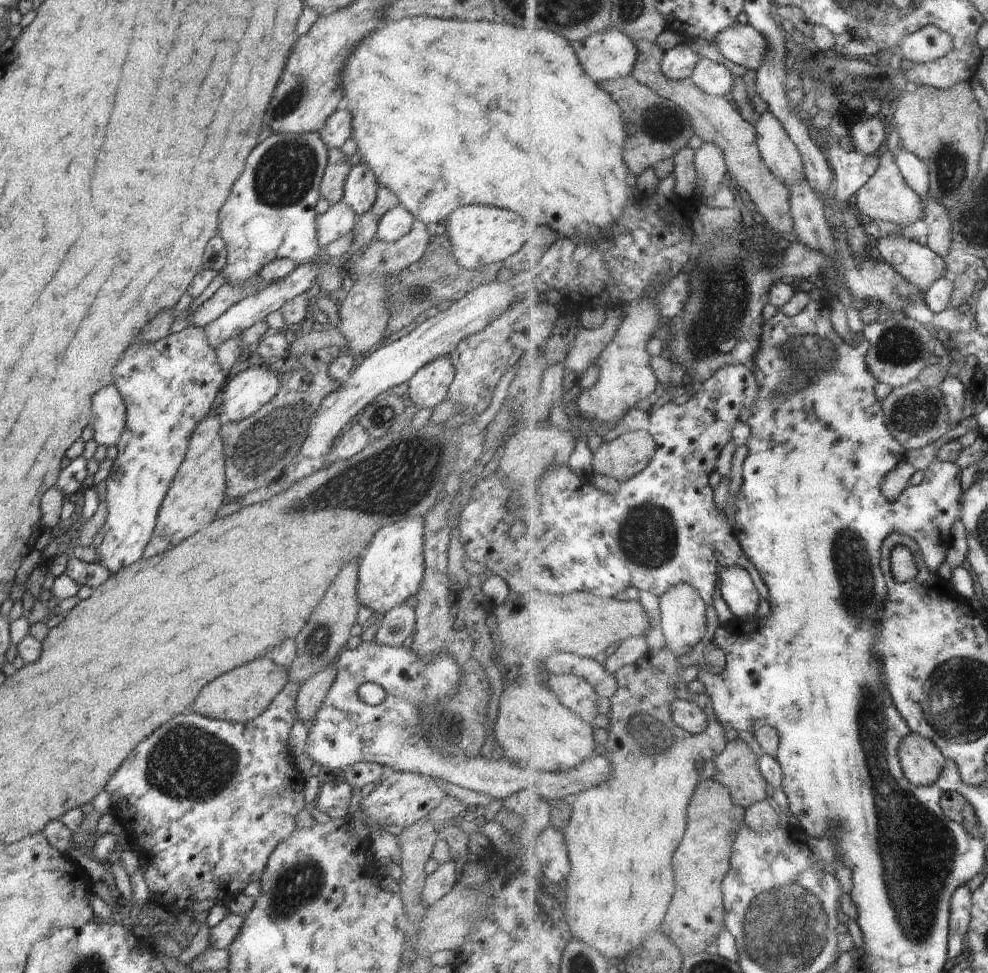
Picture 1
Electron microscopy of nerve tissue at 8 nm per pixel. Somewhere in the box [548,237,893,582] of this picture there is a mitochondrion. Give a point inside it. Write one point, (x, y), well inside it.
(723, 299)

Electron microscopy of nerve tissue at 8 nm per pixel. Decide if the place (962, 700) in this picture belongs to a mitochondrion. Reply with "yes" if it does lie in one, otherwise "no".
yes

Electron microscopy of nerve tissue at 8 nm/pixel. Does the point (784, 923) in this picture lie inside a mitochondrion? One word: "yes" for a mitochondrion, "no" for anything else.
yes

